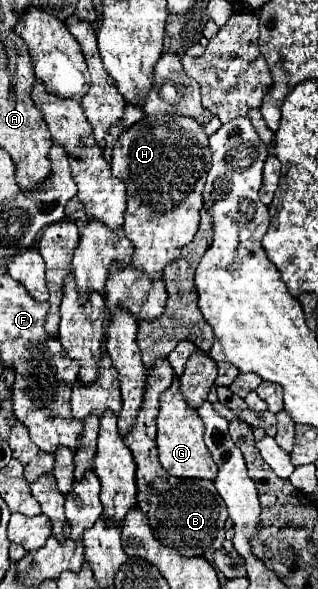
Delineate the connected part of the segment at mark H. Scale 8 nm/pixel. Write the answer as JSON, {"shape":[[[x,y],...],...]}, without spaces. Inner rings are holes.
{"shape":[[[156,114],[144,116],[138,124],[130,126],[122,136],[116,138],[112,148],[112,172],[126,184],[126,210],[124,210],[124,232],[134,244],[132,264],[148,274],[162,272],[166,264],[174,262],[182,248],[190,244],[198,230],[202,190],[206,176],[212,166],[212,150],[208,146],[206,132],[190,116],[180,114]]]}

